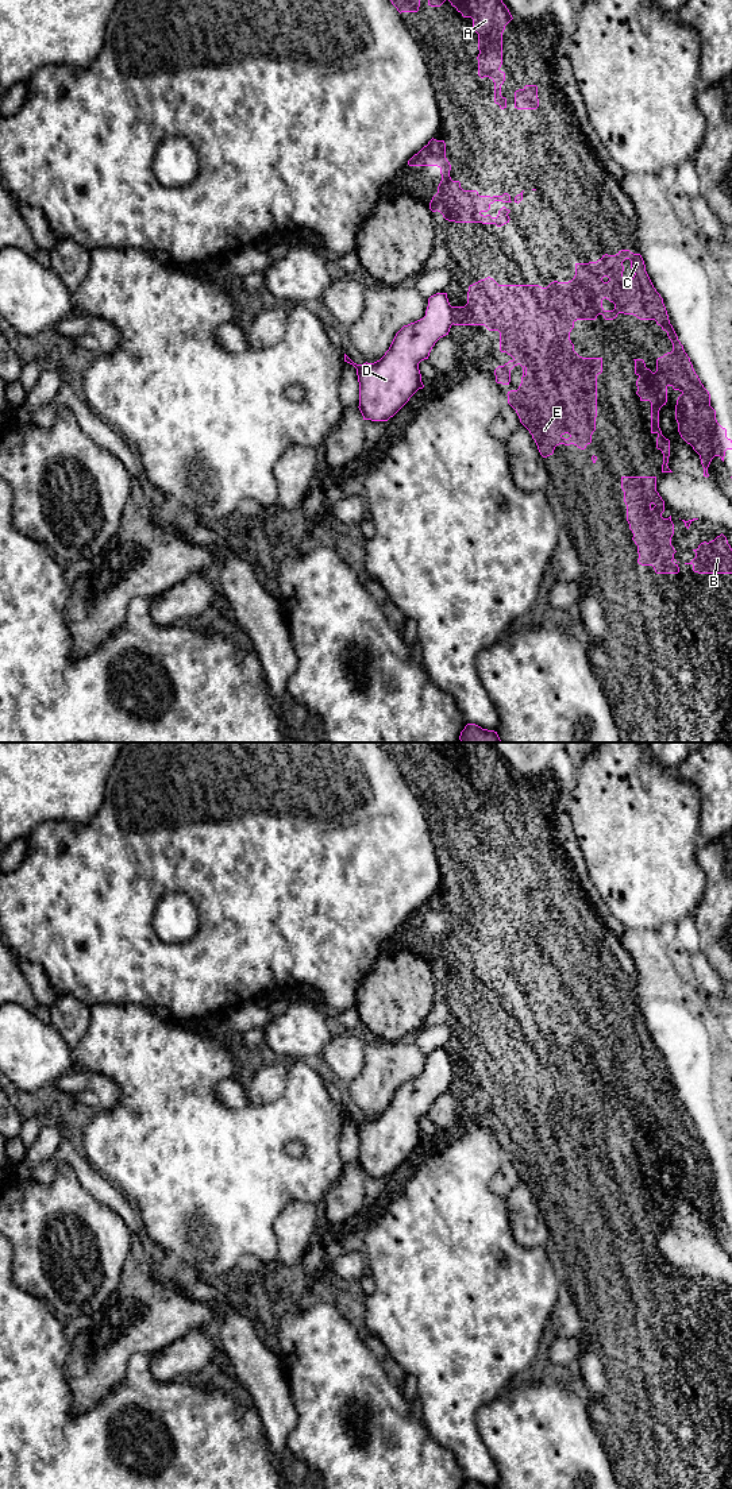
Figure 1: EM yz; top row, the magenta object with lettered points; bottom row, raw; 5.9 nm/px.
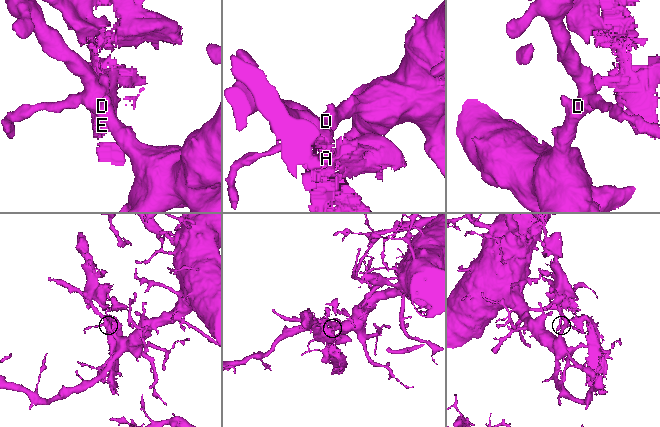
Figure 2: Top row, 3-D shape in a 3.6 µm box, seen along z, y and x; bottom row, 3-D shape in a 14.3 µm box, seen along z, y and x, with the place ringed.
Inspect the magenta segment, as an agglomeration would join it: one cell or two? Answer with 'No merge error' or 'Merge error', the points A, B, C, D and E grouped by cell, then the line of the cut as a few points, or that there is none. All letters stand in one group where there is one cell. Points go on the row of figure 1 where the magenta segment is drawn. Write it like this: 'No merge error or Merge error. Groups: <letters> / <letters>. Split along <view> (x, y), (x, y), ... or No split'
Merge error. Groups: A B C E / D. Split along yz (450, 307), (453, 323)

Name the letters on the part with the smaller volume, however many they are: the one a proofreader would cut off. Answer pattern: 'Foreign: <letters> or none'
Foreign: A, B, C, E

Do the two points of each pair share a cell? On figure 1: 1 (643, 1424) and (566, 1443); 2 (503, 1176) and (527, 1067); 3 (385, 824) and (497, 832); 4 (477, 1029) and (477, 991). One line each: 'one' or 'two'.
1: two
2: two
3: two
4: one

